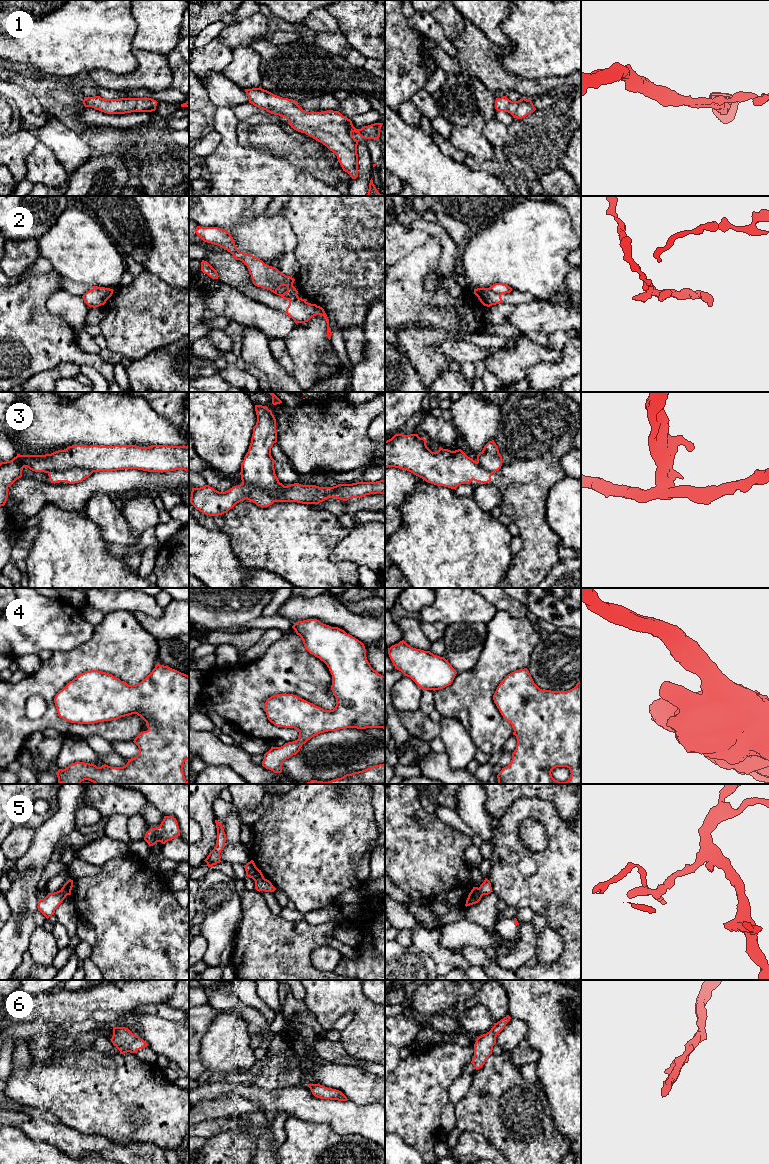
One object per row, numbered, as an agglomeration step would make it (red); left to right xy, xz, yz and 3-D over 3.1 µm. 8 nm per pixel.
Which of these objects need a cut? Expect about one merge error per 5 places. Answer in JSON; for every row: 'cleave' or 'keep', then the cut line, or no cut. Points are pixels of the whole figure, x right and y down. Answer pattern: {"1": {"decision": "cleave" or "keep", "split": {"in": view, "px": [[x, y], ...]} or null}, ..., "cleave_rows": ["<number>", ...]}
{"1": {"decision": "keep", "split": null}, "2": {"decision": "cleave", "split": {"in": "xz", "px": [[289, 300], [305, 302]]}}, "3": {"decision": "cleave", "split": {"in": "xy", "px": [[47, 472], [70, 468], [87, 468], [92, 472]]}}, "4": {"decision": "keep", "split": null}, "5": {"decision": "cleave", "split": {"in": "xz", "px": [[263, 877], [255, 882]]}}, "6": {"decision": "keep", "split": null}, "cleave_rows": ["2", "3", "5"]}

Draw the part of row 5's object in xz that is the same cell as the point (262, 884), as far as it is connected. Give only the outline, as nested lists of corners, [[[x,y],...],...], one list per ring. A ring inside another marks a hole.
[[[261,878],[255,882],[255,889],[259,892],[274,892],[276,890],[272,883],[265,878]]]

